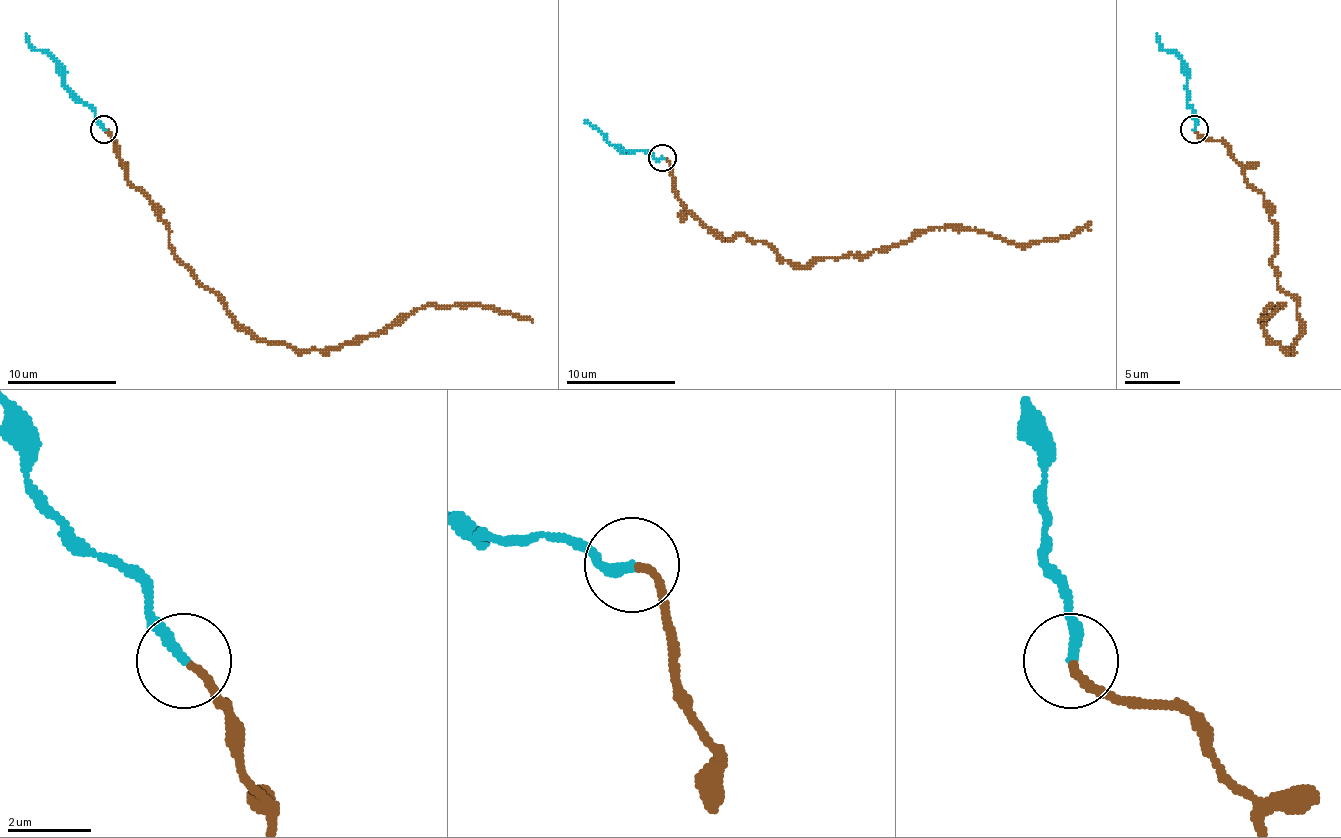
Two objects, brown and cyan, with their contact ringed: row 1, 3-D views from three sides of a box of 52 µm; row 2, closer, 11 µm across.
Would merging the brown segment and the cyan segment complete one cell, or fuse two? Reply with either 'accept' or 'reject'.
reject

